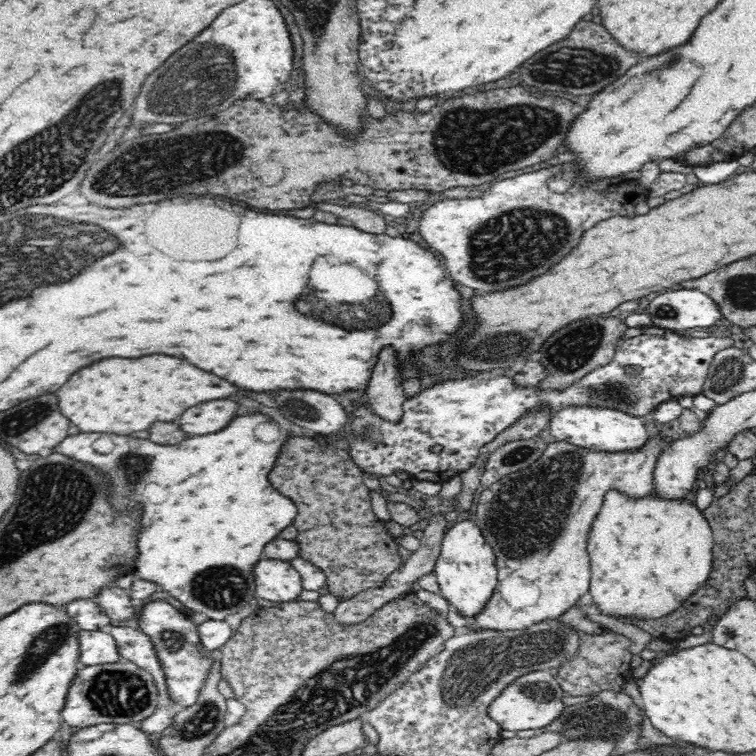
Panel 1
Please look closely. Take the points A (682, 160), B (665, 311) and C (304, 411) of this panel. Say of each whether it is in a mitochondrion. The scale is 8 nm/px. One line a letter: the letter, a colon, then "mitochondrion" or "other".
A: other
B: mitochondrion
C: mitochondrion

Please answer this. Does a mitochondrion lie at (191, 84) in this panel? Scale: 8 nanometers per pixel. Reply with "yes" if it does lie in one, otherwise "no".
yes

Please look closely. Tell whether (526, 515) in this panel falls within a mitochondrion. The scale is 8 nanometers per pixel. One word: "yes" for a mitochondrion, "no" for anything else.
yes

